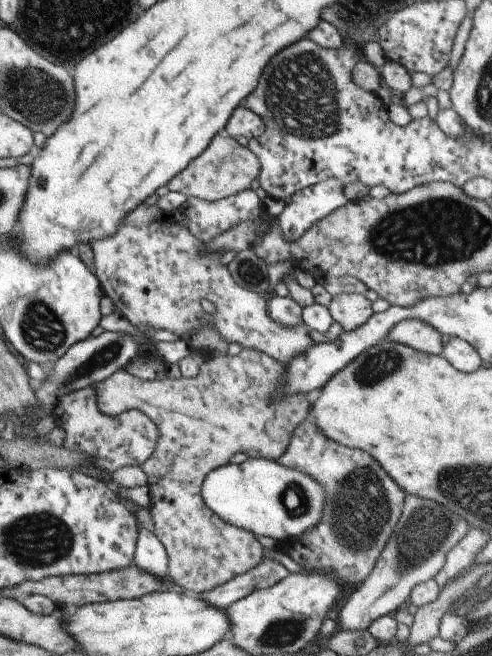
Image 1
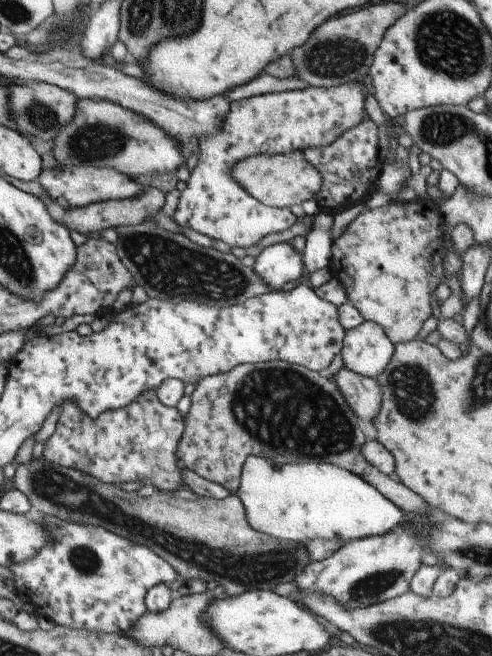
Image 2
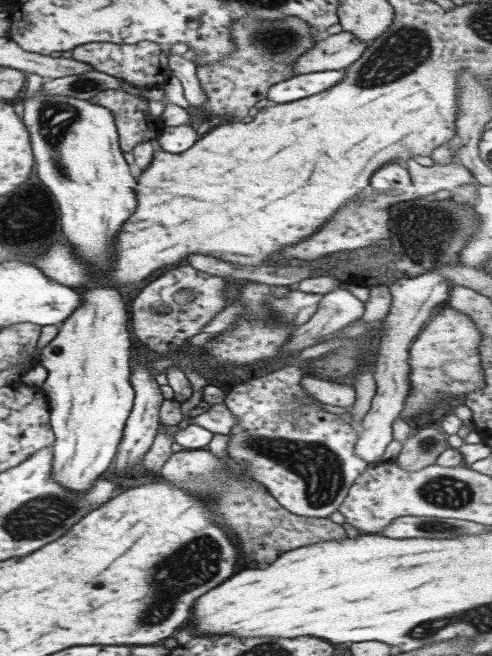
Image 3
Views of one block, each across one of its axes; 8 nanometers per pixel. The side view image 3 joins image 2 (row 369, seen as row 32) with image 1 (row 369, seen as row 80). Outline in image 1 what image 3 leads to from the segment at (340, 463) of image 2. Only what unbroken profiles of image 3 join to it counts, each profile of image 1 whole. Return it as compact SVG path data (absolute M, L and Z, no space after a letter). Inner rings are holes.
M241 349L238 354L231 357L214 356L208 358L205 361L200 362L199 370L194 377L185 378L179 376L179 378L168 379L163 377L161 379L138 379L136 376L129 374L125 369L121 368L116 370L111 376L106 377L98 383L94 383L89 387L93 387L96 390L96 405L97 408L106 415L117 416L120 412L127 409L137 409L142 413L145 413L154 423L158 430L158 439L154 446L153 452L147 457L147 460L140 466L141 470L146 476L146 486L148 490L148 496L150 497L147 505L148 511L153 521L152 533L157 537L157 540L161 541L164 546L167 557L167 578L171 586L175 586L178 590L181 590L184 594L197 594L204 590L216 587L218 584L226 583L230 578L243 574L253 567L256 567L262 559L262 547L253 533L248 530L233 526L224 520L221 520L218 516L215 516L201 500L200 488L205 475L209 474L214 468L229 463L229 458L237 452L243 452L249 458L264 458L270 461L276 461L285 448L289 446L290 436L292 430L296 428L305 417L308 416L308 408L311 404L311 398L314 397L314 393L308 395L287 395L281 392L278 388L279 385L285 385L285 369L282 368L282 364L273 360L265 353L259 352L255 349Z

